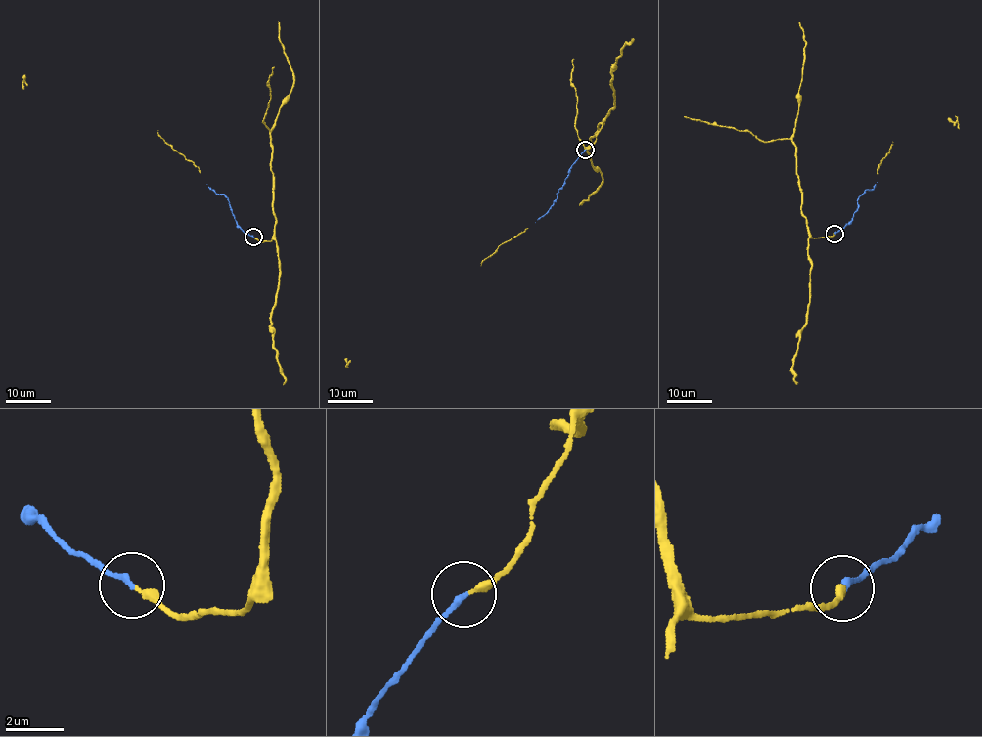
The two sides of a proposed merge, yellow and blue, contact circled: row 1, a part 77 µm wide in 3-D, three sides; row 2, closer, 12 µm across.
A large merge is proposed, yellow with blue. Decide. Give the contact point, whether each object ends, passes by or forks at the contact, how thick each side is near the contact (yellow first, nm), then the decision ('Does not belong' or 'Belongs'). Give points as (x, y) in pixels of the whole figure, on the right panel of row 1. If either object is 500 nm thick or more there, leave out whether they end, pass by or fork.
Place: (834, 234). At the ring yellow ends. At the ring blue ends. Thickness 280 nm (yellow) against 200 nm. Belongs

